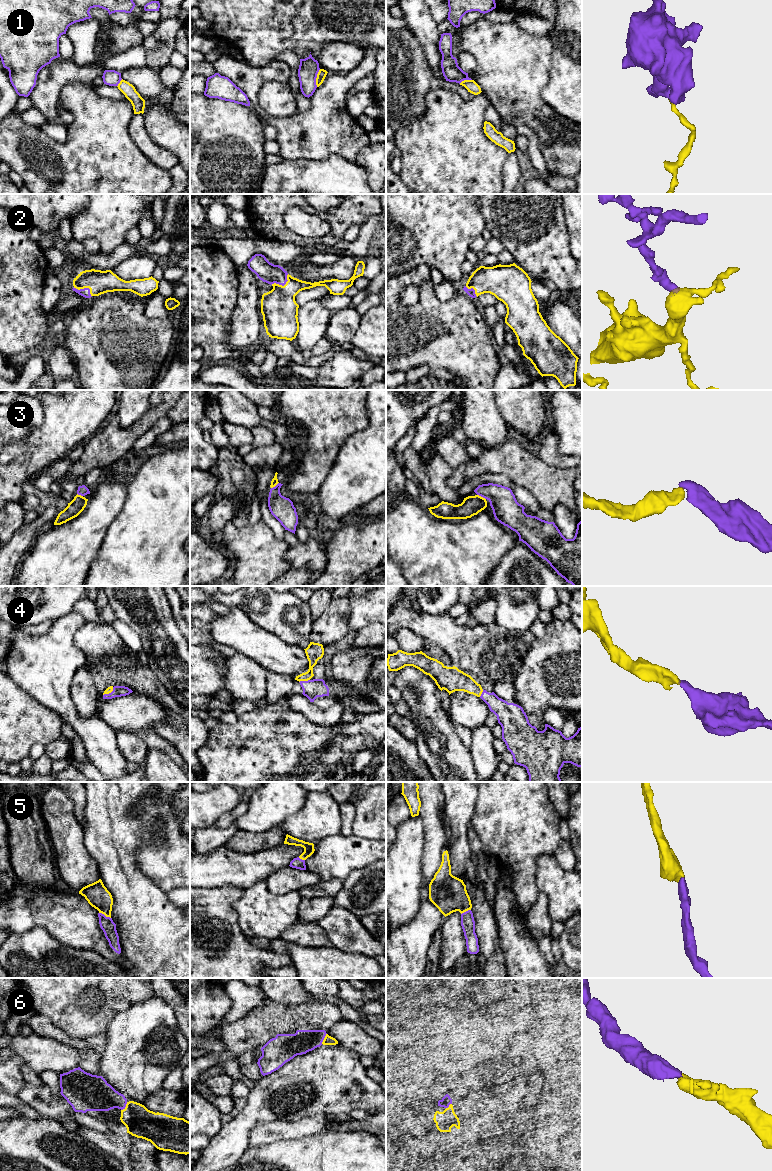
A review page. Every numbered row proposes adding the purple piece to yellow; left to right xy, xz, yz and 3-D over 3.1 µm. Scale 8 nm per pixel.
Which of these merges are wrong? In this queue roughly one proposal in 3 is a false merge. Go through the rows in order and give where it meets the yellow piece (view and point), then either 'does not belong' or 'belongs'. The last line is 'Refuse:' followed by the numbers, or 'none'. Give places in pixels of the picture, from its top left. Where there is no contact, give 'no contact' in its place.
1: contact xz (316, 78); does not belong
2: contact xz (281, 285); belongs
3: contact yz (480, 496); belongs
4: contact xz (304, 680); belongs
5: contact xy (105, 915); belongs
6: contact xy (126, 1106); belongs
Refuse: 1

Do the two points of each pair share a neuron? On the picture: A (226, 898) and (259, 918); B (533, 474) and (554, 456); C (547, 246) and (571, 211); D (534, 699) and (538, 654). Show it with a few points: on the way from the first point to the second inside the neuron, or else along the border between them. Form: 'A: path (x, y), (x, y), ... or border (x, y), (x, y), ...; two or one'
A: border (244, 889), (233, 903), (239, 925); two
B: border (538, 456), (548, 464), (569, 468); two
C: border (561, 204), (564, 210), (570, 242); two
D: path (537, 688), (538, 665); one

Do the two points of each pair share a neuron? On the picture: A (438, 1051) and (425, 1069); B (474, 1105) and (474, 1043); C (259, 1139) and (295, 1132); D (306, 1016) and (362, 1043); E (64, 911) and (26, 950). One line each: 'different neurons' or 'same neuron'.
A: different neurons
B: same neuron
C: same neuron
D: different neurons
E: different neurons

